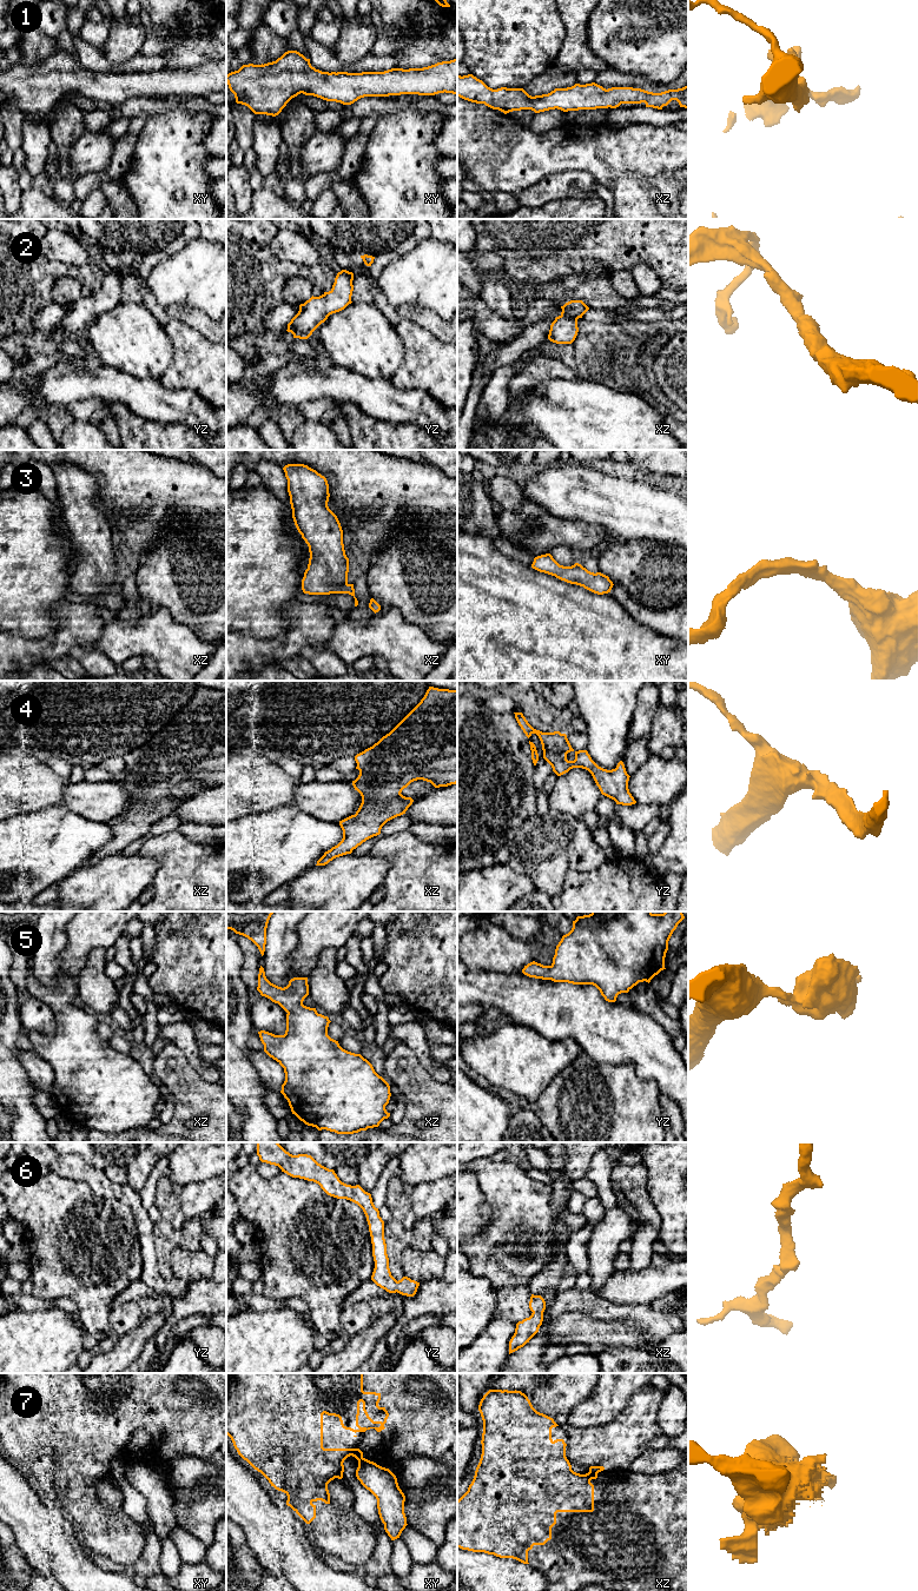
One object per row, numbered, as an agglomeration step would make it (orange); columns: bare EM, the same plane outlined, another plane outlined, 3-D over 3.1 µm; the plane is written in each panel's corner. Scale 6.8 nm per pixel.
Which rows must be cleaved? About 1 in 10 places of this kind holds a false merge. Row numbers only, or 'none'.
7

